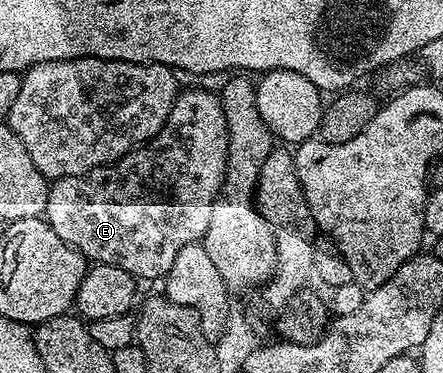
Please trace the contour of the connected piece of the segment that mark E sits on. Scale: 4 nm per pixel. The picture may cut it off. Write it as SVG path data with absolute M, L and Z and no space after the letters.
M191 88L188 92L186 89L180 91L179 97L173 102L173 110L169 110L169 118L165 122L165 126L161 126L161 130L147 143L131 149L120 160L89 170L84 176L66 176L60 180L50 181L47 190L45 219L49 222L49 226L53 226L53 234L57 234L57 238L61 238L61 242L76 248L82 256L87 257L88 261L96 264L117 266L121 270L125 270L129 275L134 276L136 281L139 282L155 280L158 276L160 279L166 277L168 270L173 266L173 261L177 259L177 253L185 246L200 243L205 230L209 230L209 214L213 211L213 202L223 185L226 169L227 123L225 122L225 112L218 95L214 91L206 92L203 88Z

